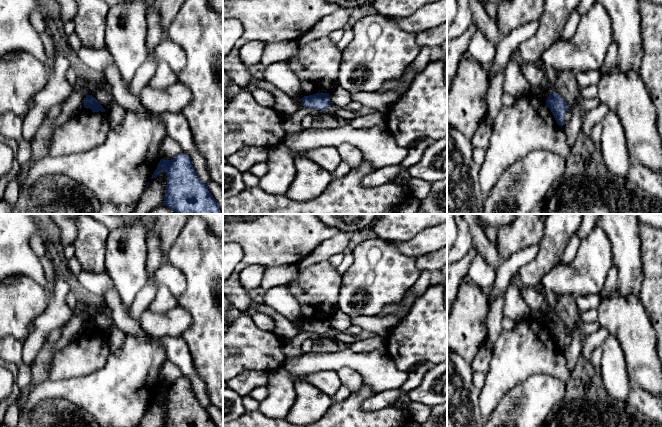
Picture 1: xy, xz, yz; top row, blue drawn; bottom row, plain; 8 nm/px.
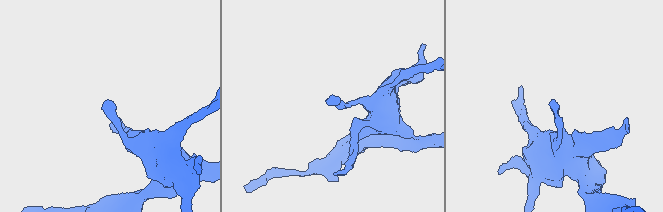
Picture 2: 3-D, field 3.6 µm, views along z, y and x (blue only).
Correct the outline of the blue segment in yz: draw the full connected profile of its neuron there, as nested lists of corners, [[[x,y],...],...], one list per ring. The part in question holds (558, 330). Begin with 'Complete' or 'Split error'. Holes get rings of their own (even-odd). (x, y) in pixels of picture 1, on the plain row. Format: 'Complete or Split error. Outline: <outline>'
Complete. Outline: [[[550,317],[546,329],[550,332],[557,348],[562,351],[565,348],[564,339],[568,333],[566,325],[556,317]]]

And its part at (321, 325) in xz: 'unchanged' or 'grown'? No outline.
unchanged

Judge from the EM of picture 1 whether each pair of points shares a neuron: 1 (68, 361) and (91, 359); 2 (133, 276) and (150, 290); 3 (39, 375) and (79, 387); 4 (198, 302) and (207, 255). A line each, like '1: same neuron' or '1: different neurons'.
1: same neuron
2: different neurons
3: different neurons
4: same neuron

